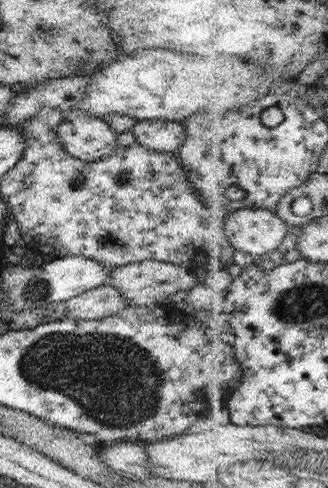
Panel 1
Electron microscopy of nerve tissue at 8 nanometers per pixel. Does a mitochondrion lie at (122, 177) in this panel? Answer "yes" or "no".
yes

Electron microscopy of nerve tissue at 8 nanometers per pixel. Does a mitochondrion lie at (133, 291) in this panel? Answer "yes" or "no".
no

